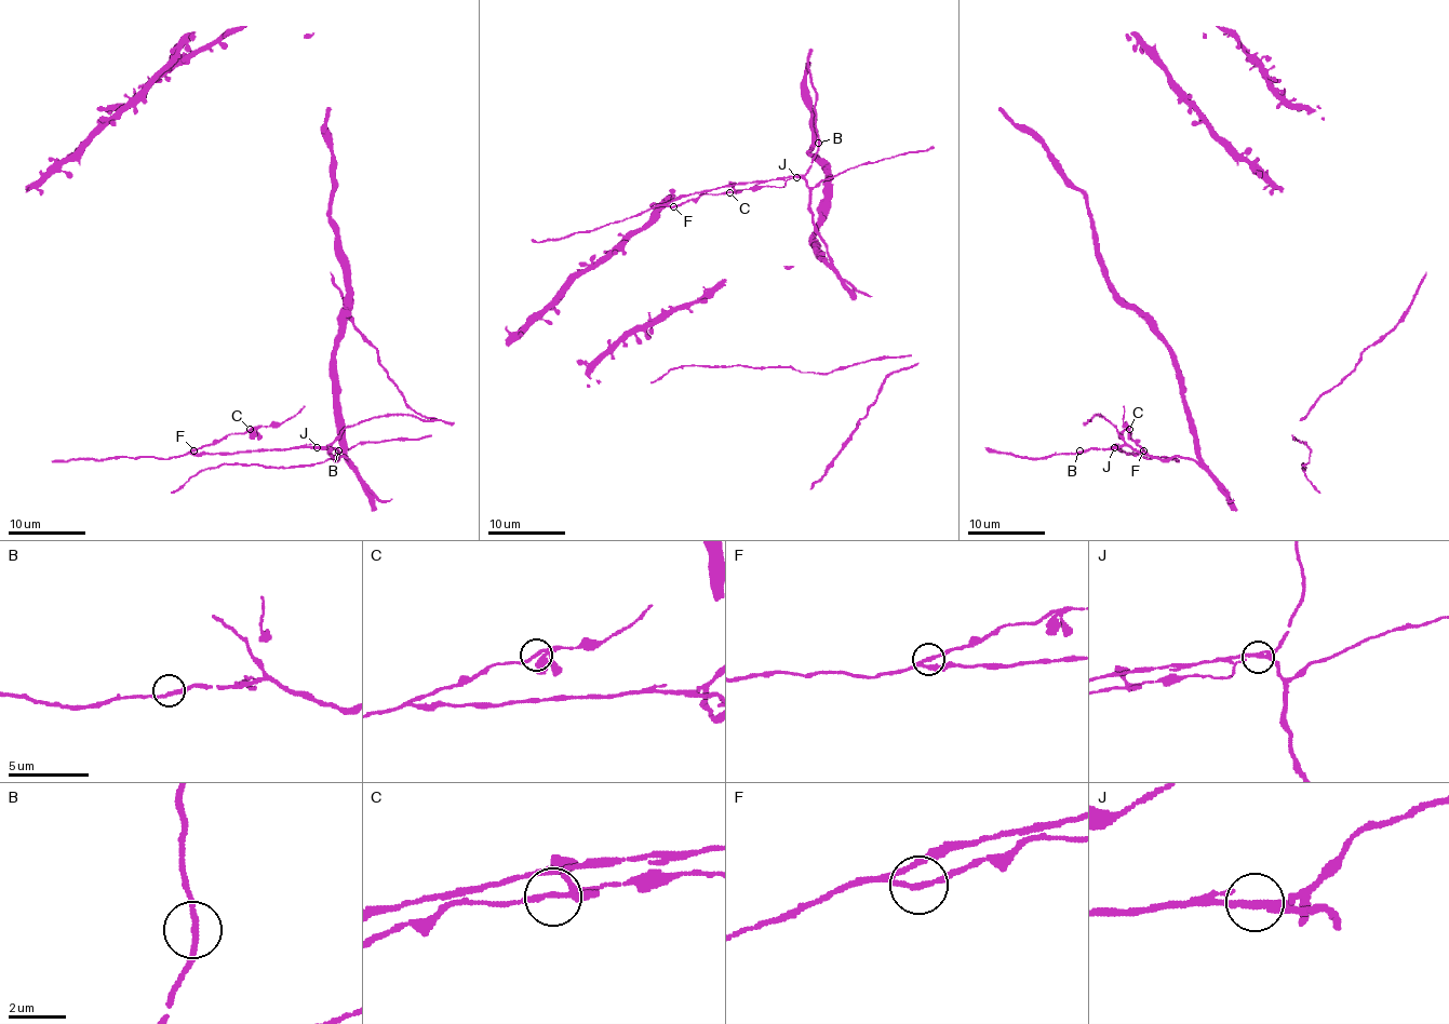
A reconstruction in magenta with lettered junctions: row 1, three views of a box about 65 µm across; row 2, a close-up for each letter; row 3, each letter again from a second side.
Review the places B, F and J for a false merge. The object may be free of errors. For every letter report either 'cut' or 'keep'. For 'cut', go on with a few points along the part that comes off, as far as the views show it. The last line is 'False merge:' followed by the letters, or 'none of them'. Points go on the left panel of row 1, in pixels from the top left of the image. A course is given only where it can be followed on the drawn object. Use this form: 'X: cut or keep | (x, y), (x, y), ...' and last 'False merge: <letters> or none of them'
B: keep
F: cut | (193, 450), (218, 443), (232, 433), (282, 423), (306, 406)
J: keep
False merge: F

